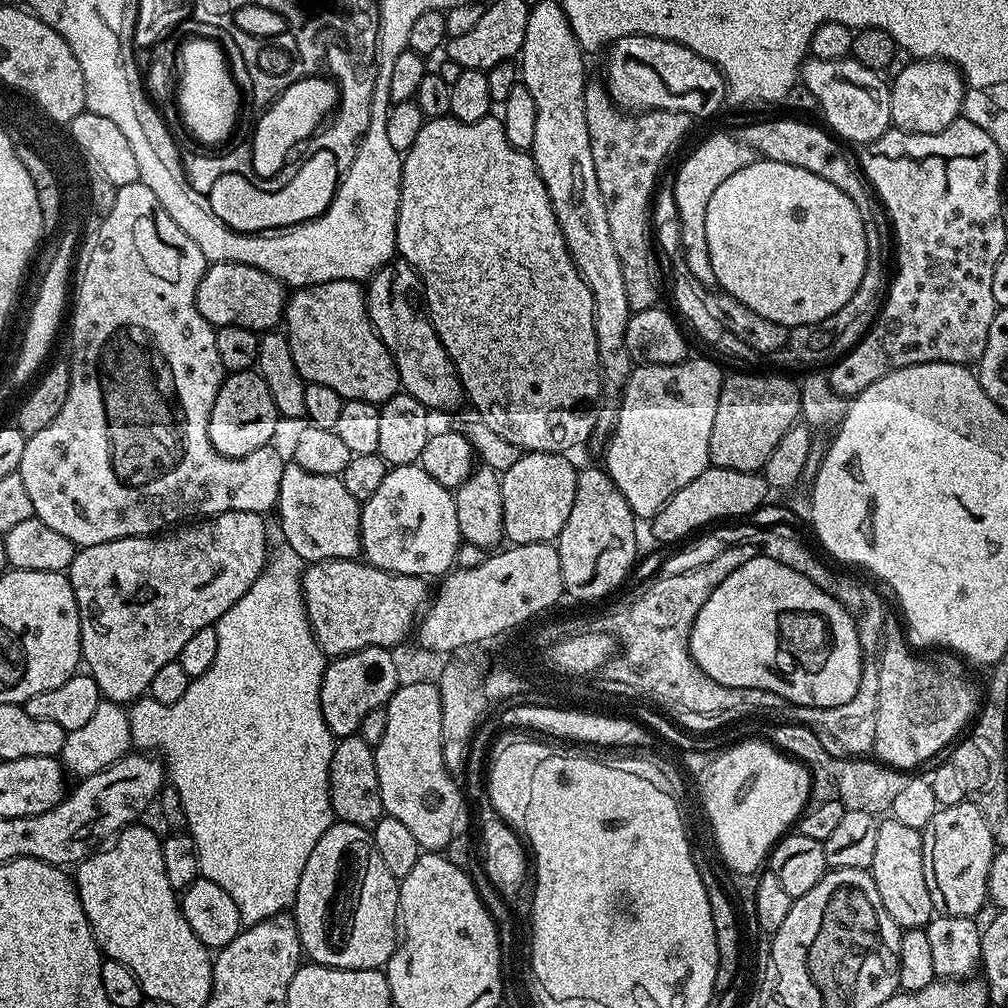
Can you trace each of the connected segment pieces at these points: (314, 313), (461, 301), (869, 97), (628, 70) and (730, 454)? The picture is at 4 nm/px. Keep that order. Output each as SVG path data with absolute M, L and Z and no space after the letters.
M335 280L295 289L287 297L282 324L290 342L290 354L294 354L294 366L298 366L298 374L302 374L307 383L330 386L330 390L345 400L361 400L377 406L386 403L395 392L401 391L396 363L370 322L366 292L357 281Z
M489 114L473 124L453 120L451 115L425 119L414 146L403 153L404 173L400 175L400 205L396 227L396 251L399 259L420 273L422 300L426 305L428 321L434 326L446 354L456 367L463 395L473 404L475 415L480 417L494 434L514 442L524 452L571 453L571 448L587 442L596 432L598 405L602 400L598 342L594 334L594 298L580 277L576 263L566 246L566 238L558 226L552 209L550 194L536 169L536 163L523 148L510 146L504 133L504 122L499 115Z
M853 58L842 60L805 59L799 74L802 84L820 103L820 112L824 115L823 123L841 141L863 146L874 142L883 132L893 127L890 110L889 81L879 71L860 65Z
M623 36L611 45L608 56L606 87L613 102L625 110L651 110L661 108L671 112L685 112L688 116L712 116L726 104L724 76L706 58L678 42L653 36Z
M725 375L724 385L718 398L718 411L714 414L714 430L710 430L711 467L743 472L760 472L766 458L774 454L774 446L782 439L782 434L790 430L801 419L800 390L797 381L784 376L732 376Z

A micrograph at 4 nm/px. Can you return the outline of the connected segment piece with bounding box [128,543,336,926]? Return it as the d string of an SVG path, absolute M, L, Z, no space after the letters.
M281 543L279 547L271 549L268 562L258 574L254 586L250 586L250 590L246 590L246 594L242 594L242 598L238 598L238 602L234 602L234 606L230 606L230 610L226 610L226 614L222 614L222 618L216 621L214 627L218 634L218 654L214 654L210 670L206 670L206 674L201 676L191 677L186 686L186 694L182 694L178 702L156 704L156 712L139 712L136 706L128 708L133 745L140 750L151 750L162 757L167 779L171 787L176 789L180 804L184 807L186 832L196 844L199 875L214 882L214 886L222 886L222 890L226 890L226 894L234 898L234 906L238 906L240 922L244 926L257 924L280 912L288 912L295 905L302 870L306 870L306 862L310 859L314 846L318 846L318 838L322 838L322 834L326 834L326 830L334 822L328 771L330 758L336 749L336 740L326 726L326 718L322 718L320 705L326 657L314 638L304 605L302 580L306 561L298 558L298 554L294 554L288 544Z

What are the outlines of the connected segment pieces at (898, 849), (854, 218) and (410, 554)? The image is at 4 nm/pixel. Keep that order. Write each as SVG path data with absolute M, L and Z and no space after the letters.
M891 818L878 823L878 838L874 845L872 877L878 886L878 898L886 906L886 914L901 928L924 928L934 915L930 890L926 890L926 874L922 862L921 829L911 828Z
M757 158L753 164L738 170L738 174L730 174L718 190L714 190L714 198L710 198L710 206L706 206L706 246L710 254L710 266L714 270L716 284L719 285L727 295L733 296L742 306L754 310L754 314L762 314L770 322L784 324L787 328L794 329L803 324L817 324L830 314L842 310L850 298L854 298L861 291L860 283L864 280L864 272L869 271L868 247L866 246L866 230L864 219L854 206L854 202L838 186L826 182L826 178L818 178L818 174L810 174L810 170L802 170L798 166L790 166L786 162L774 162L767 158Z
M419 463L389 467L386 478L382 478L382 486L378 486L377 492L369 500L363 501L360 509L360 546L363 559L376 568L403 576L440 578L453 571L460 543L455 495L434 482L434 478L430 478Z

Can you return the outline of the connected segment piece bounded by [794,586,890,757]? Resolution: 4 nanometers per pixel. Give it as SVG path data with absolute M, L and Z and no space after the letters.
M871 586L865 587L862 594L862 606L858 610L855 617L856 629L858 630L858 638L860 639L860 649L864 651L862 654L862 678L858 686L858 694L854 694L854 698L850 698L850 702L846 702L842 706L834 706L833 708L796 708L794 714L795 723L804 724L810 730L814 730L814 734L818 738L818 742L822 742L830 754L837 757L867 757L872 752L874 746L874 726L876 725L876 715L878 714L878 666L880 665L880 635L884 629L884 623L889 616L889 609L884 609L884 604L880 601L880 596Z

